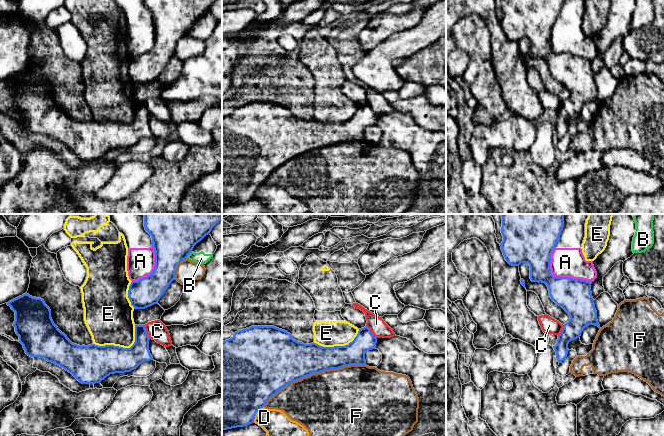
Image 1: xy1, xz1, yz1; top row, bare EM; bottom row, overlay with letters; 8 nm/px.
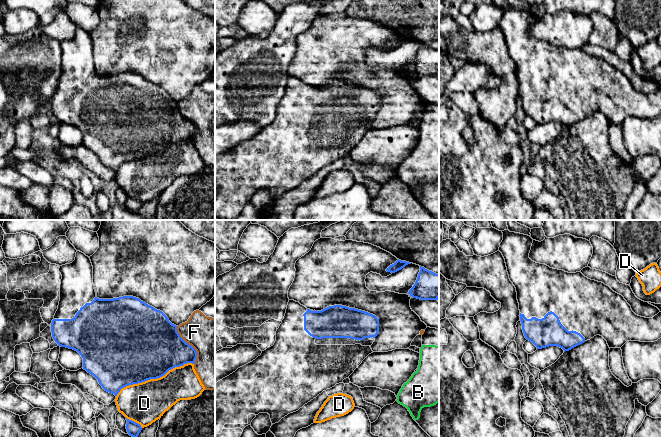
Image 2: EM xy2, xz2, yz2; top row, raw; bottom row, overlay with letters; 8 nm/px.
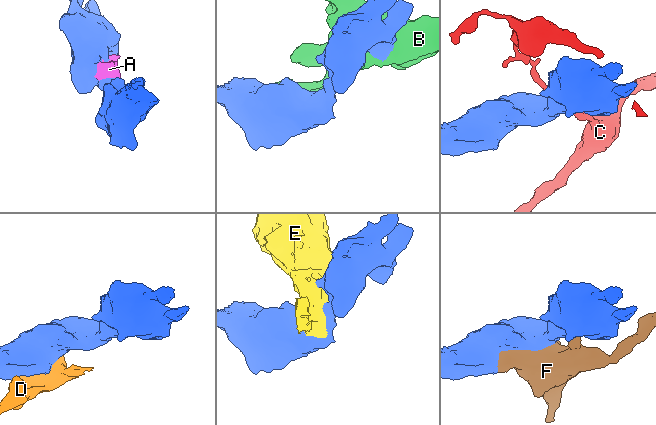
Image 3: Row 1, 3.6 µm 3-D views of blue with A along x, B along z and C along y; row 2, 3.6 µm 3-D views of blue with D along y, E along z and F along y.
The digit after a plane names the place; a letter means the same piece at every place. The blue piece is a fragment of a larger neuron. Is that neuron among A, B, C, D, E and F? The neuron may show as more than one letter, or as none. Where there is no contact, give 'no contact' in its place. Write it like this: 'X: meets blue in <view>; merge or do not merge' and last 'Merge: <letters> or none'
A: meets blue in yz1; do not merge
B: meets blue in xy1; do not merge
C: meets blue in xy1; do not merge
D: meets blue in xy2; do not merge
E: meets blue in xy1; do not merge
F: meets blue in xz1; do not merge
Merge: none

